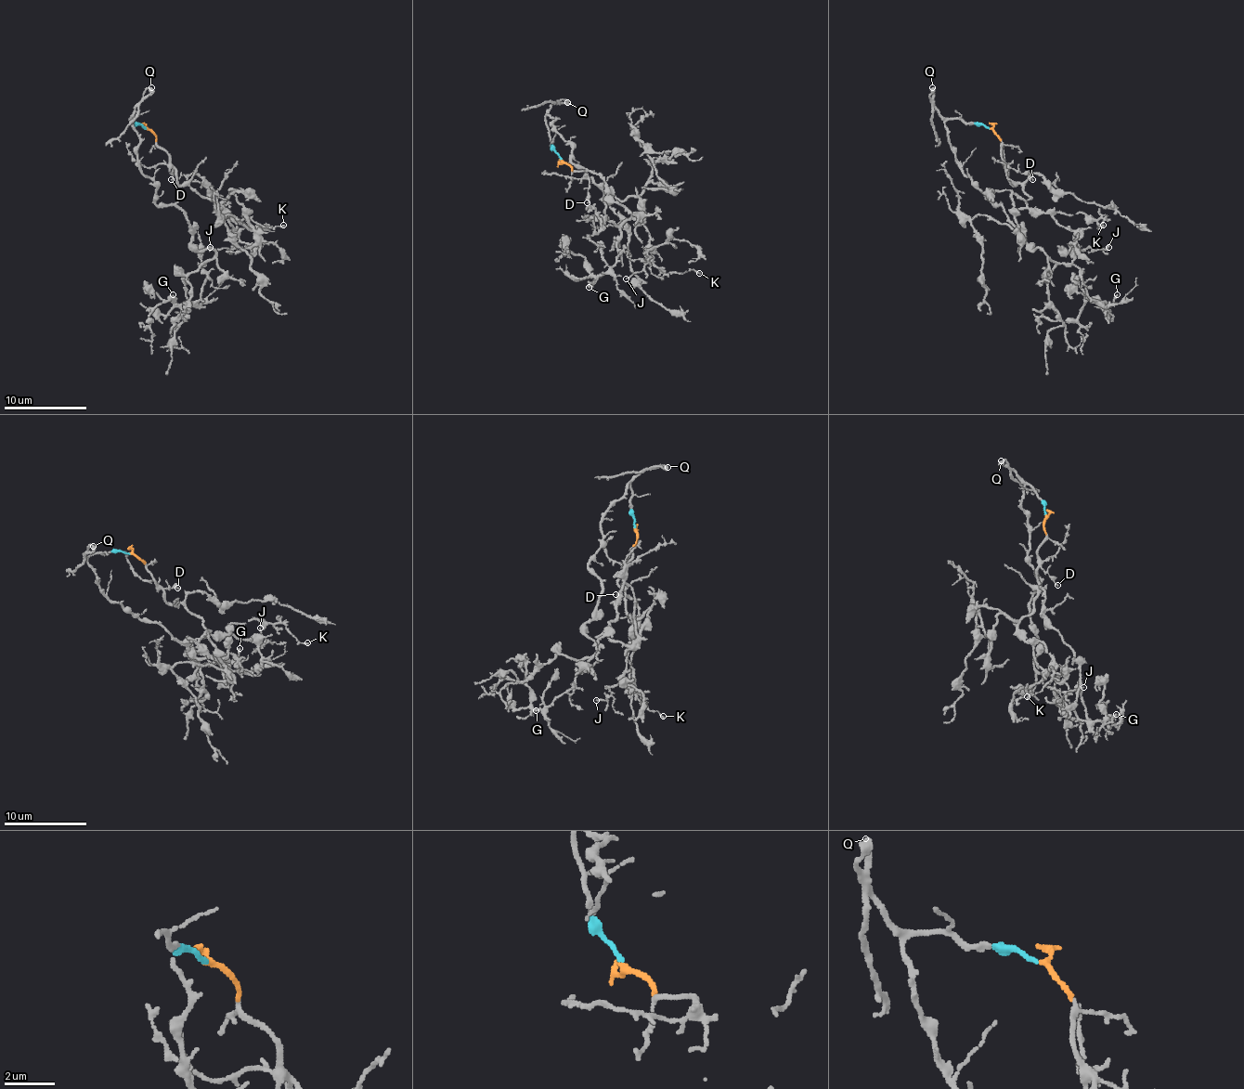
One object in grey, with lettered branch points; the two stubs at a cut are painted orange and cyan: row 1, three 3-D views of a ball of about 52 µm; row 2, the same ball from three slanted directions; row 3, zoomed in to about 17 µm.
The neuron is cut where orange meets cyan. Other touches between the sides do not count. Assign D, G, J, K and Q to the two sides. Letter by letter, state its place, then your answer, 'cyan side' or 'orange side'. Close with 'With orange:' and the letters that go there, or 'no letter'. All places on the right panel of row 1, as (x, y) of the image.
D: place (1032, 179); orange side
G: place (1117, 294); cyan side
J: place (1108, 247); orange side
K: place (1103, 225); orange side
Q: place (932, 87); cyan side
With orange: D, J, K

